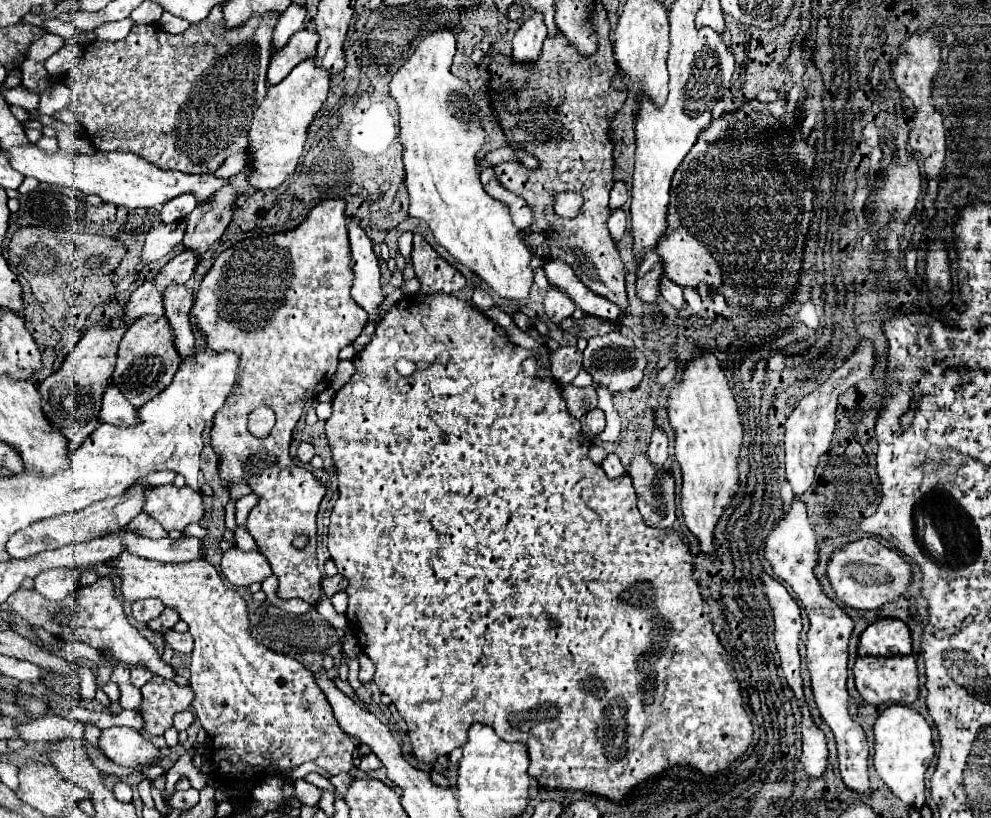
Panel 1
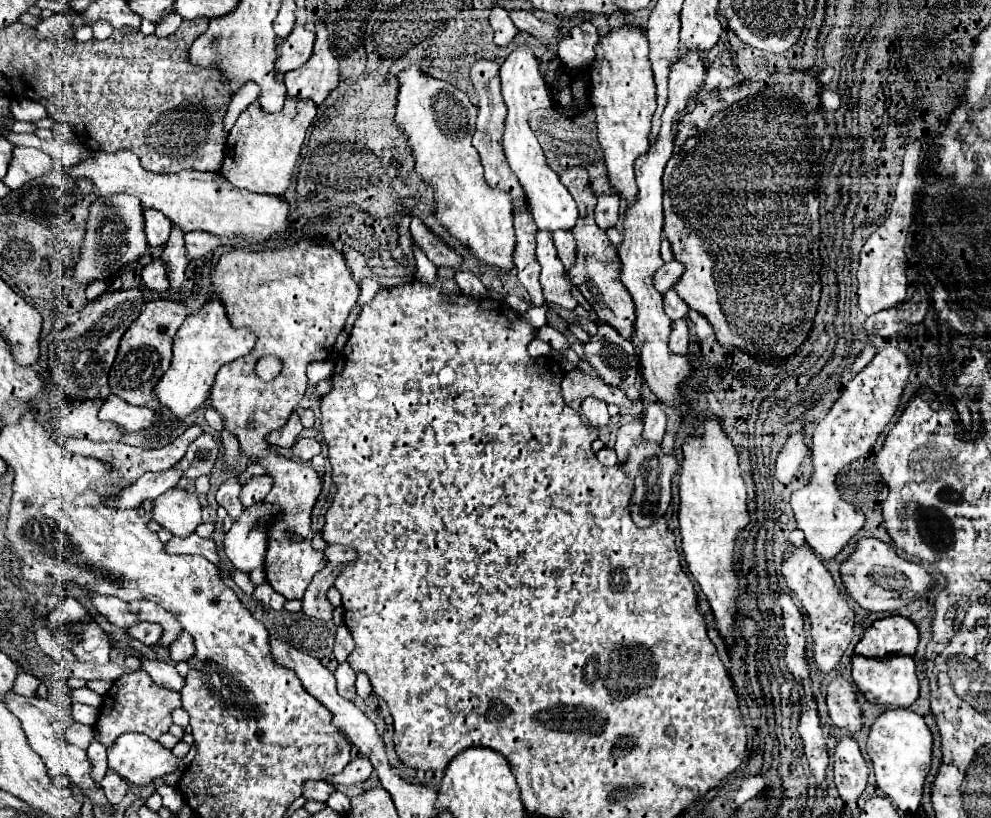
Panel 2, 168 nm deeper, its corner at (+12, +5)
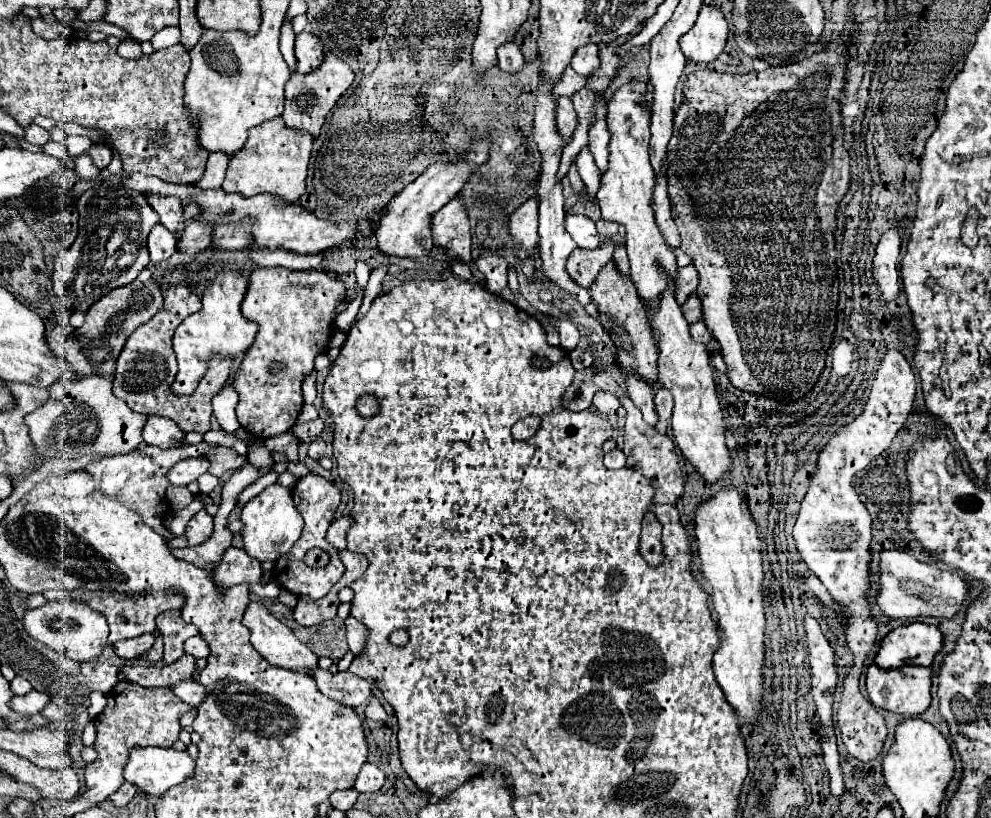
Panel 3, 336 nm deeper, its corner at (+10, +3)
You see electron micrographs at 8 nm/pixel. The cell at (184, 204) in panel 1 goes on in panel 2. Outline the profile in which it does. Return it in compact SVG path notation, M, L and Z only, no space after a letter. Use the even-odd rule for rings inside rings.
M144 210L146 214L146 238L150 246L164 246L168 242L172 222L160 210Z

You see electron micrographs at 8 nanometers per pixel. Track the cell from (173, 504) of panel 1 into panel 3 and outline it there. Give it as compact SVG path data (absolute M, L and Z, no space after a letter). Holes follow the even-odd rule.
M200 510L200 512L196 512L196 514L192 516L192 520L188 522L184 536L188 538L190 546L202 544L202 542L206 542L206 540L210 538L212 526L214 526L214 524L212 524L212 516L210 516L206 510Z

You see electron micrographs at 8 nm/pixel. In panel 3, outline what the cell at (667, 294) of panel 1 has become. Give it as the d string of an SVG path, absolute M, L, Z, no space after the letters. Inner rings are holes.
M693 292L681 305L684 318L689 324L702 319L702 310L700 310L700 300L696 298L696 292Z

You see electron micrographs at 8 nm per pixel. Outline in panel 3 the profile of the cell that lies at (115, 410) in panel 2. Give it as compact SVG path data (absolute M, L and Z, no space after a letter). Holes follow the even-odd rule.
M146 416L142 438L146 444L158 446L158 448L174 448L174 446L182 444L184 432L168 418Z

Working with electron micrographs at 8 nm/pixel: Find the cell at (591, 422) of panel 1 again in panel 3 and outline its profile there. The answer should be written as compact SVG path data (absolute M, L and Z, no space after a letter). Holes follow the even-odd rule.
M598 392L592 400L592 408L600 414L600 416L610 416L610 414L616 414L616 410L620 408L620 402L614 394L610 392Z

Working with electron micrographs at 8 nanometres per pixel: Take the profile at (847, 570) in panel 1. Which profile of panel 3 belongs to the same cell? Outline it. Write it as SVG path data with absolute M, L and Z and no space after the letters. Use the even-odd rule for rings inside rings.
M900 550L880 552L878 584L880 590L876 596L876 606L890 618L920 618L920 616L952 618L966 596L966 582L958 574L918 562L914 556Z

